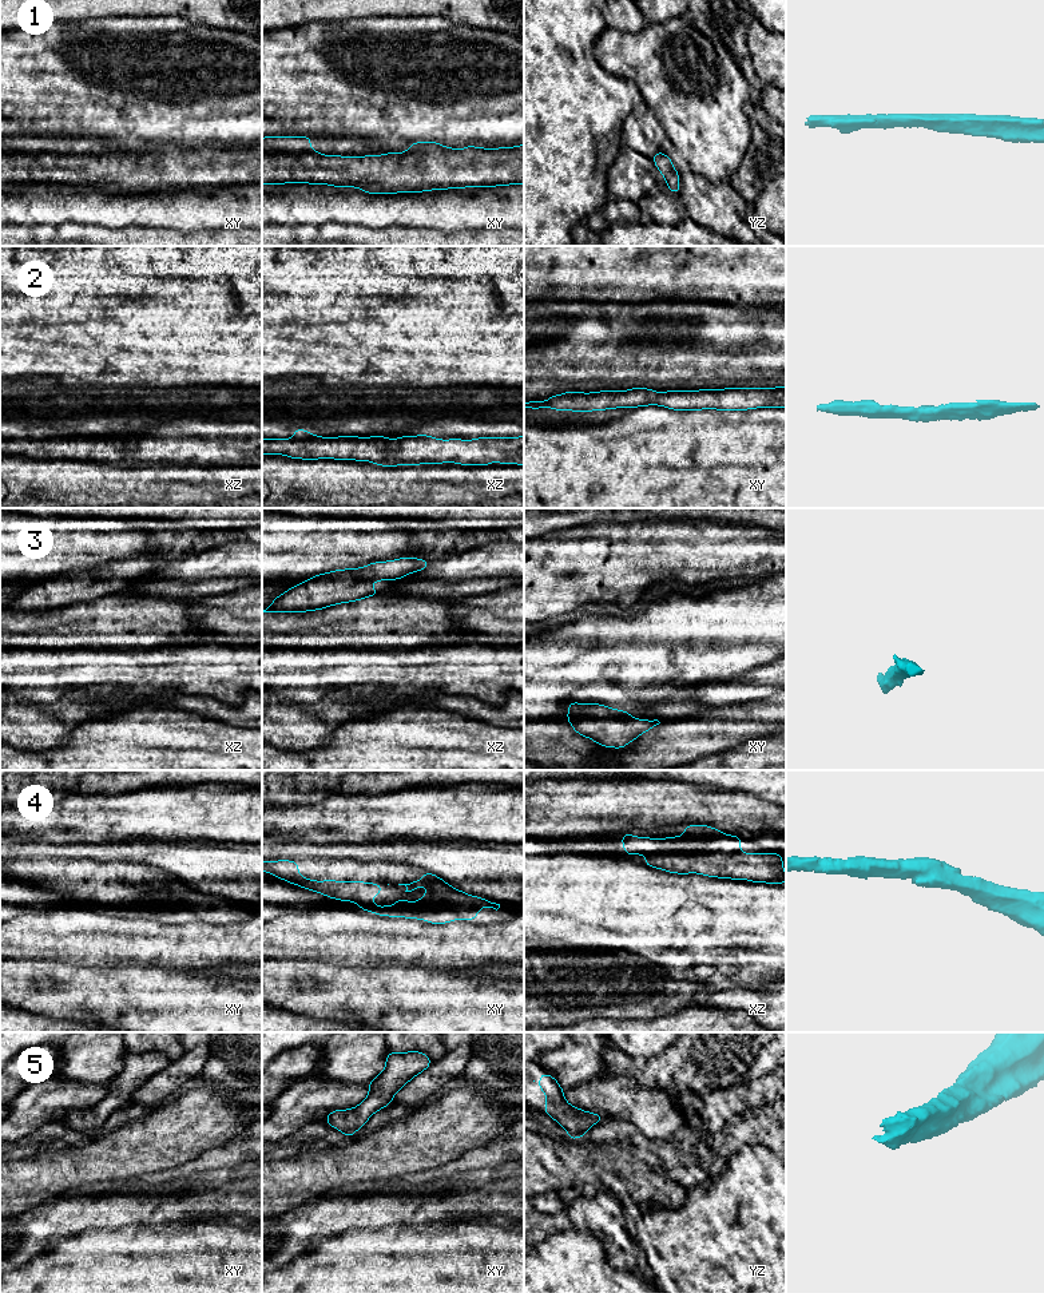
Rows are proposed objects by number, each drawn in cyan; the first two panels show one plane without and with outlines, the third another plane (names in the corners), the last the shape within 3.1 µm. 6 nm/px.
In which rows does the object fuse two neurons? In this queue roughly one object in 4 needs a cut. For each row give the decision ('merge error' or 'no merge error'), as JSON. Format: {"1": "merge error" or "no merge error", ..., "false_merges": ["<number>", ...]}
{"1": "no merge error", "2": "no merge error", "3": "no merge error", "4": "no merge error", "5": "no merge error", "false_merges": []}

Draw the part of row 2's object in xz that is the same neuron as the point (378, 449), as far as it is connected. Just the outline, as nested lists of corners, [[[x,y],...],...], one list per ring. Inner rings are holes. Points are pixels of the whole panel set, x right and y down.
[[[297,428],[293,439],[262,439],[262,455],[283,455],[291,459],[317,460],[357,460],[370,461],[382,467],[418,465],[457,463],[460,465],[489,465],[492,461],[499,464],[524,465],[524,436],[520,437],[479,437],[473,440],[441,440],[428,435],[401,436],[397,440],[385,436],[357,437],[321,437]]]

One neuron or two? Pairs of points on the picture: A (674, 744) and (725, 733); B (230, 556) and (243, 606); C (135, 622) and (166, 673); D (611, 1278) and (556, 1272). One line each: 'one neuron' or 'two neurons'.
A: one neuron
B: two neurons
C: two neurons
D: one neuron

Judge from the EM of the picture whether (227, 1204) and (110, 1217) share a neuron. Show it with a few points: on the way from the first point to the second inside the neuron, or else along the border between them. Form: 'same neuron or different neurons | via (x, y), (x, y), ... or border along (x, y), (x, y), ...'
same neuron | via (198, 1206), (170, 1210), (139, 1210)

